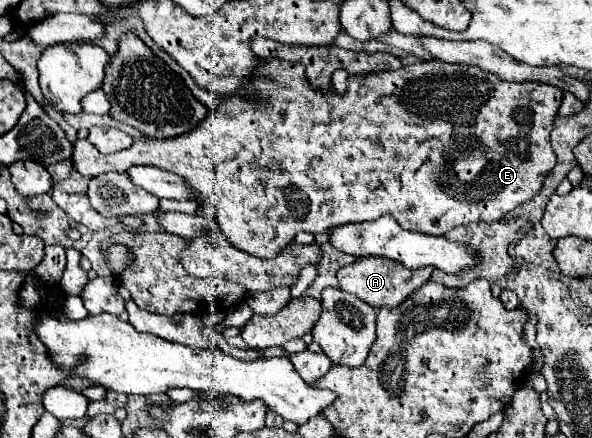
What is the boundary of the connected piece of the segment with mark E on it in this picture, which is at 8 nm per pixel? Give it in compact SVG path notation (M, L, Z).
M258 59L256 71L246 79L242 85L242 93L220 97L220 107L210 113L200 125L196 125L190 133L182 133L182 137L170 137L170 139L138 139L130 149L120 151L116 155L102 155L98 149L86 139L76 141L72 165L80 173L94 177L106 171L118 171L124 173L130 165L152 165L166 169L170 173L178 173L186 185L190 185L190 191L206 203L206 209L214 209L214 215L220 223L222 233L228 237L228 241L254 257L270 259L280 253L284 245L288 245L298 231L308 233L326 233L328 229L336 225L346 223L362 223L362 221L376 221L382 215L394 215L396 221L408 229L428 235L446 235L446 231L470 223L494 223L502 219L508 211L522 205L530 197L534 197L550 169L556 165L556 155L552 155L550 145L550 133L554 127L554 119L558 115L562 103L562 89L546 85L546 83L510 83L498 79L498 75L482 71L480 67L466 67L462 63L444 63L444 61L420 61L414 65L406 65L398 71L382 71L382 73L368 73L362 77L348 77L348 89L344 95L340 95L334 87L330 87L330 93L318 93L318 89L310 89L306 85L306 75L302 65L290 65L290 61L278 61L278 59Z

